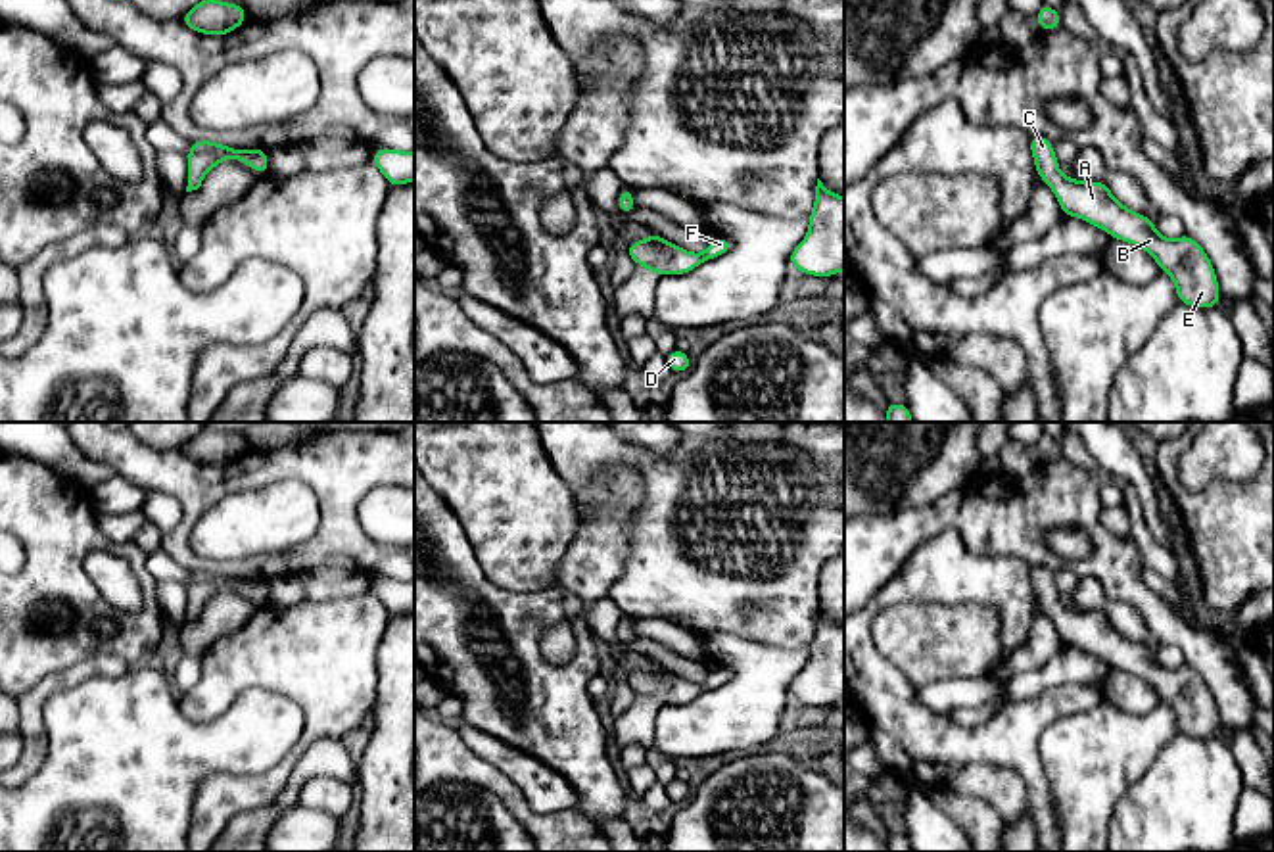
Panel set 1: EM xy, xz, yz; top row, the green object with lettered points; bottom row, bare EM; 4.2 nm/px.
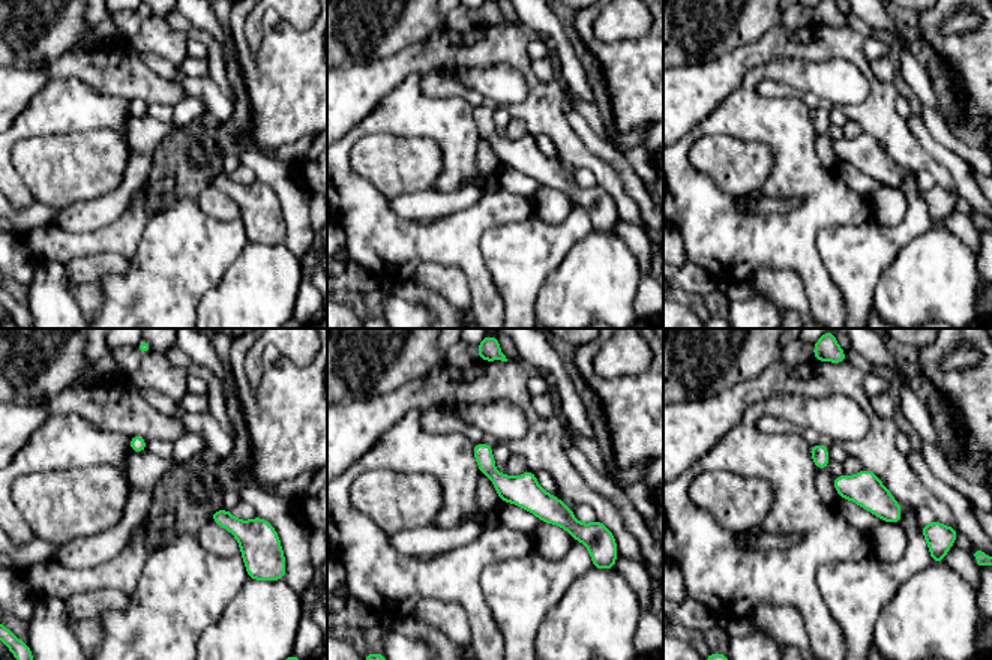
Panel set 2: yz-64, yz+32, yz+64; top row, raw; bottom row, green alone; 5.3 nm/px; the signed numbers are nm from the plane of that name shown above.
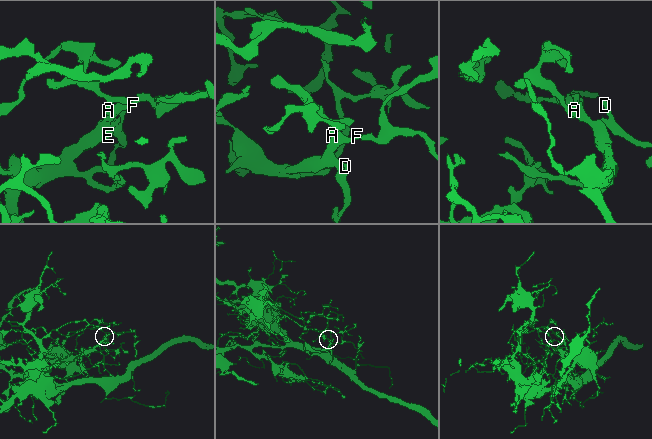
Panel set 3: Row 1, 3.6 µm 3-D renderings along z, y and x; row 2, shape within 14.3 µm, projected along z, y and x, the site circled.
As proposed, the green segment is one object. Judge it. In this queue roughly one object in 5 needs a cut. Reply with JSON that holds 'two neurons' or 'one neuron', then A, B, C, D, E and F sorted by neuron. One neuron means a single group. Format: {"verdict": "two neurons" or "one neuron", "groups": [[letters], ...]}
{"verdict": "one neuron", "groups": [["A", "B", "C", "D", "E", "F"]]}

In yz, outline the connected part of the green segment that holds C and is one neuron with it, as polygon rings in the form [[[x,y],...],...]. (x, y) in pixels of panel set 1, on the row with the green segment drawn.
[[[1028,136],[1036,175],[1053,190],[1065,217],[1082,219],[1103,228],[1113,240],[1122,240],[1145,249],[1165,271],[1178,294],[1178,303],[1188,307],[1218,307],[1220,288],[1215,267],[1191,236],[1163,238],[1155,221],[1124,207],[1107,188],[1105,180],[1082,182],[1059,171],[1053,142]]]

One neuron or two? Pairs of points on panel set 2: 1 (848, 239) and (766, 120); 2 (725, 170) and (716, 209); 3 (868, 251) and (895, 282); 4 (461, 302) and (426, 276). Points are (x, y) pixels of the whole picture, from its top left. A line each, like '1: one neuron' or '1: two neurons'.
1: two neurons
2: two neurons
3: two neurons
4: one neuron

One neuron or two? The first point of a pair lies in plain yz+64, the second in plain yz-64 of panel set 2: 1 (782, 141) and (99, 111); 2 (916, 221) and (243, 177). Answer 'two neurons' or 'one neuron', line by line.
1: one neuron
2: two neurons

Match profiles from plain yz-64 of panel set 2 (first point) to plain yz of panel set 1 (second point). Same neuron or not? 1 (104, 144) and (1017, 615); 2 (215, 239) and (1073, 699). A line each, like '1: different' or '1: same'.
1: different
2: different

